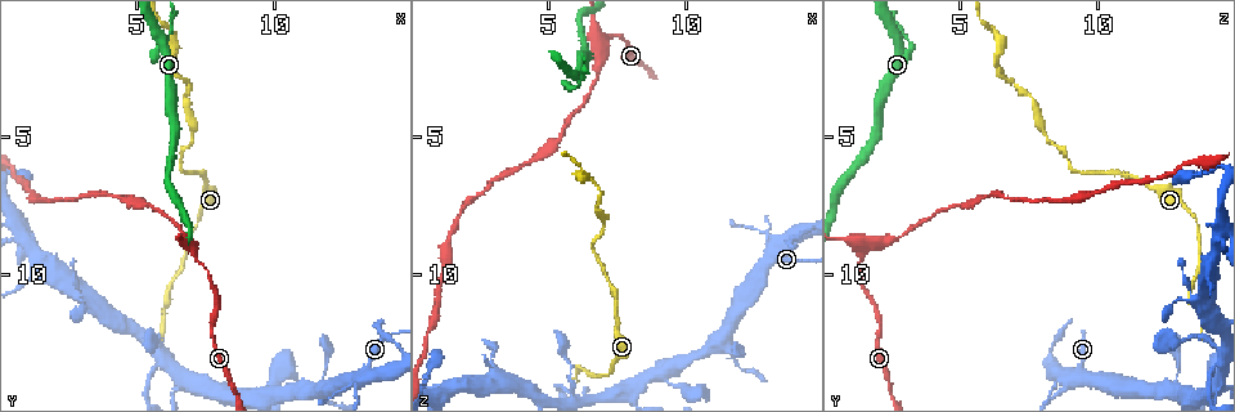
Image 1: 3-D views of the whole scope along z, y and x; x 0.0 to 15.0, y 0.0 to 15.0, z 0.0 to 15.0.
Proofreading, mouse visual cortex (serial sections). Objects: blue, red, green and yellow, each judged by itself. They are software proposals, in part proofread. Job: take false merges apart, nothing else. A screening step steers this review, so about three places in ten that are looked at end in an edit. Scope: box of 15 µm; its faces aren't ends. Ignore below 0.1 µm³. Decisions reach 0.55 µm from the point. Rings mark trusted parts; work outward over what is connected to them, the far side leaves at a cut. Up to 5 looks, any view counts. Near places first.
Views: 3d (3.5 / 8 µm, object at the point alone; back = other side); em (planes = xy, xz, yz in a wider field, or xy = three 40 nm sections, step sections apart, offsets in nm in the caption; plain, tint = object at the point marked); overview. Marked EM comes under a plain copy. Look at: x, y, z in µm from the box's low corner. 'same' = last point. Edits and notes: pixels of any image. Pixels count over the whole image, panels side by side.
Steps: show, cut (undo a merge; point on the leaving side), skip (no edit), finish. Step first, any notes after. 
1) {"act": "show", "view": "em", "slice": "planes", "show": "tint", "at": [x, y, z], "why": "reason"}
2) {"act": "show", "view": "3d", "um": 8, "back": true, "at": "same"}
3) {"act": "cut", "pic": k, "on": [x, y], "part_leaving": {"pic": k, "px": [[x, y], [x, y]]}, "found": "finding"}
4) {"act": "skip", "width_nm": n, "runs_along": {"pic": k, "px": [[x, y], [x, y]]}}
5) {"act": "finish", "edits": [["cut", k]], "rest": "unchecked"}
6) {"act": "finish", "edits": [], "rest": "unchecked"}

{"act": "show", "view": "3d", "um": 3.5, "at": [12.9, 14.3, 8.7]}

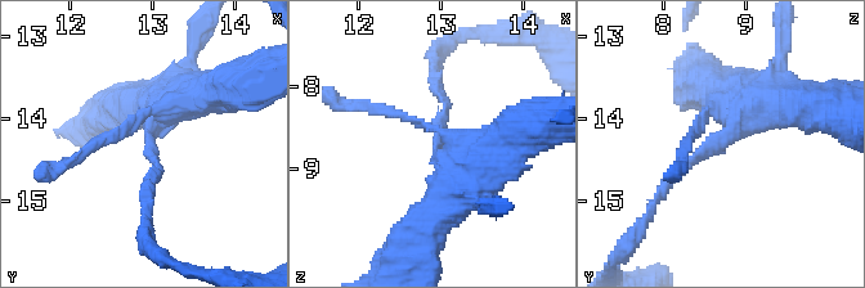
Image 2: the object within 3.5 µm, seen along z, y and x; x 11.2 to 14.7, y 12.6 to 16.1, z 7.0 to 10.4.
{"act": "show", "view": "em", "slice": "xy", "step": 1, "show": "tint", "at": [12.90, 14.25, 8.75], "arm_widths_nm": [100, 450]}

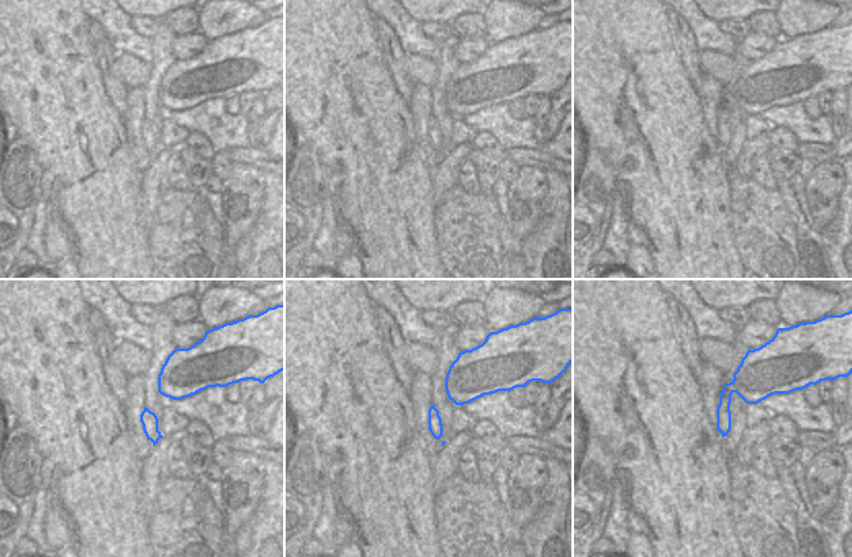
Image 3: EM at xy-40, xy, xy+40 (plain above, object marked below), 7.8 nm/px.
{"act": "skip", "runs_along": {"pic": 2, "px": [[772, 82], [660, 193]]}, "found": "one cell here"}

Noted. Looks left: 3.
{"act": "show", "view": "3d", "um": 8, "back": true, "at": [6.7, 6.1, 9.1], "why": "sharp bend"}

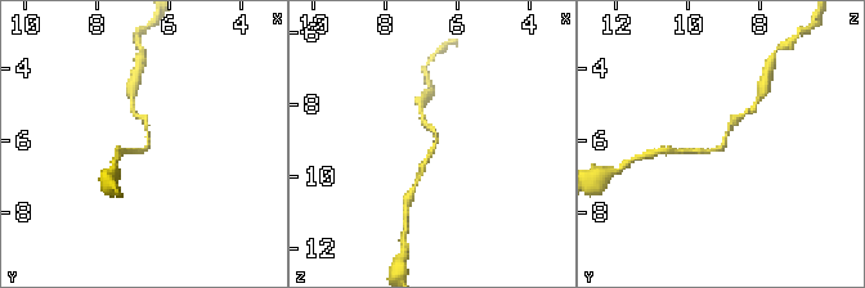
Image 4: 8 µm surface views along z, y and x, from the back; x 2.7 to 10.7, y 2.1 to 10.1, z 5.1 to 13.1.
{"act": "show", "view": "3d", "um": 3.5, "at": [6.6, 6.2, 9.1]}

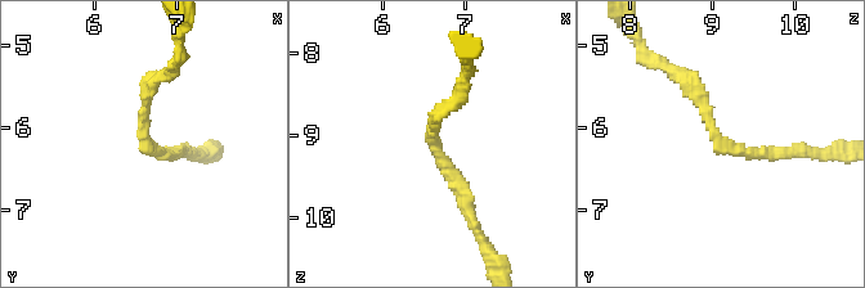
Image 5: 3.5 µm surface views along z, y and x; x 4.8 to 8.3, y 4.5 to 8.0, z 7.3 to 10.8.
{"act": "show", "view": "em", "slice": "xy", "step": 1, "show": "tint", "at": [6.60, 6.15, 9.05], "arm_widths_nm": [150, 200]}

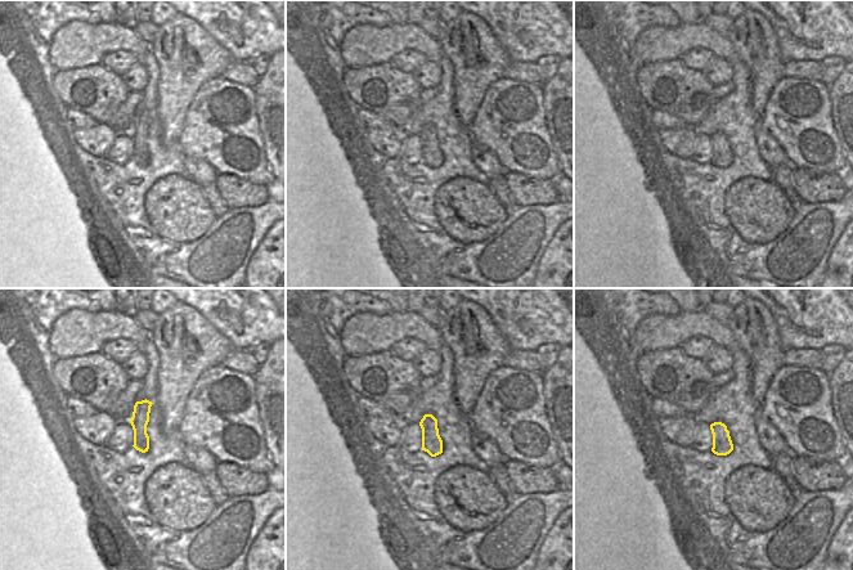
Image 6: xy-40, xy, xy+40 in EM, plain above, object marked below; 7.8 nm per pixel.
{"act": "skip", "runs_along": {"pic": 5, "px": [[789, 153], [721, 145], [681, 73]]}, "found": "all the same cell"}

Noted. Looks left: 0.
{"act": "finish", "edits": [], "rest": "unchecked"}

